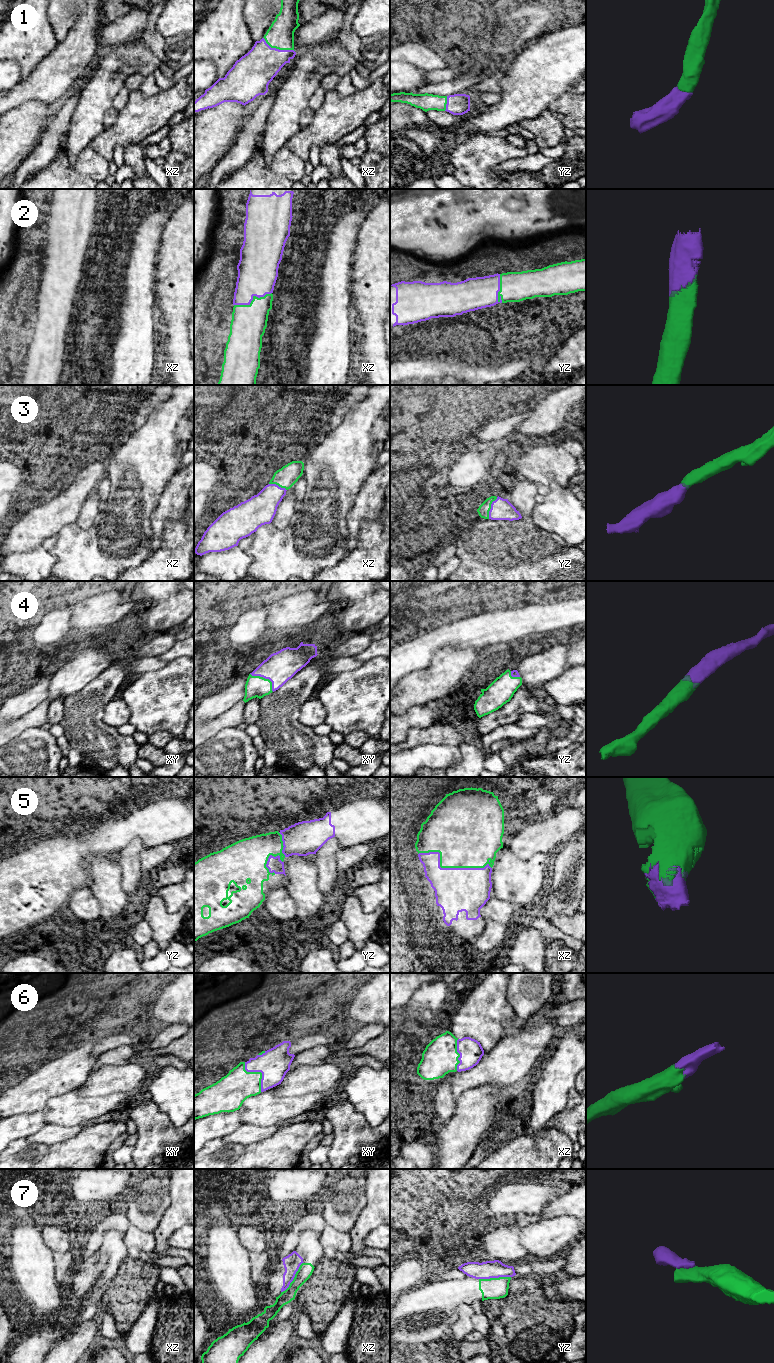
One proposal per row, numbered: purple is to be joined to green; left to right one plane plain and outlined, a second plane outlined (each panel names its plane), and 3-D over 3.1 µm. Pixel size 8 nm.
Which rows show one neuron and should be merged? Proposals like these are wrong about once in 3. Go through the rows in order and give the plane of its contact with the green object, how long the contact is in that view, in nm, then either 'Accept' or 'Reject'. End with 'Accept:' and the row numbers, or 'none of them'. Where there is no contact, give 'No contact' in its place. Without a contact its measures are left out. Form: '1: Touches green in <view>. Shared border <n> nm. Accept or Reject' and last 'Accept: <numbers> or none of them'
1: Touches green in xz. Shared border 280 nm. Accept
2: Touches green in xz. Shared border 320 nm. Accept
3: Touches green in yz. Shared border 190 nm. Accept
4: Touches green in xy. Shared border 240 nm. Accept
5: Touches green in xz. Shared border 600 nm. Accept
6: Touches green in xy. Shared border 280 nm. Accept
7: Touches green in xz. Shared border 300 nm. Reject
Accept: 1, 2, 3, 4, 5, 6

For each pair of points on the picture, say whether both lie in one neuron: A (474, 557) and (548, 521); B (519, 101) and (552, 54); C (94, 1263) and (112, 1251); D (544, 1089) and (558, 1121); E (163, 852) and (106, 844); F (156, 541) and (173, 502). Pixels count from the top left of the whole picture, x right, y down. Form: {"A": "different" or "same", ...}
{"A": "different", "B": "same", "C": "different", "D": "different", "E": "different", "F": "same"}

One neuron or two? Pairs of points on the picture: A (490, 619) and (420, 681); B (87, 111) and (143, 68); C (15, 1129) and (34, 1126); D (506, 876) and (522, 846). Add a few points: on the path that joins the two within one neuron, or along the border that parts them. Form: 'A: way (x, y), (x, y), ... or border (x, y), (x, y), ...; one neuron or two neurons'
A: border (480, 647), (456, 648), (444, 646), (434, 654); two neurons
B: way (101, 97), (119, 79), (129, 73); one neuron
C: way (20, 1126), (29, 1126); one neuron
D: border (510, 849), (521, 859), (529, 859), (540, 853); two neurons

